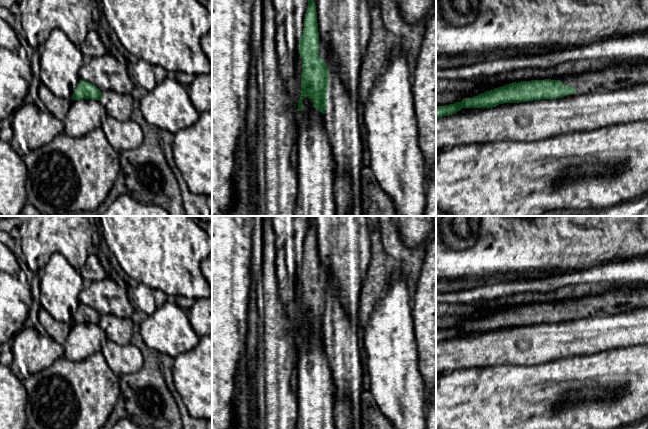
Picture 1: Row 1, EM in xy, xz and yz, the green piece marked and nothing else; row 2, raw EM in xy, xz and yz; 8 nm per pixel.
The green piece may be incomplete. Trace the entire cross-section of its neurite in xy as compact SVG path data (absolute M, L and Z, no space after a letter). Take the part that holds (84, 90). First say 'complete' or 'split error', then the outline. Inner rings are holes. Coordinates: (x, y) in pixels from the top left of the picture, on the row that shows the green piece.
complete | M80 80L73 93L72 99L91 99L91 100L102 100L101 91L93 84Z

